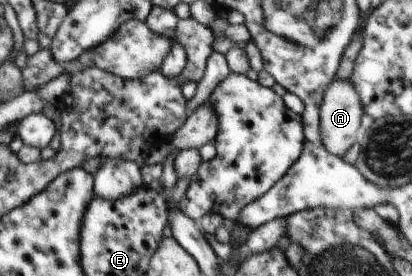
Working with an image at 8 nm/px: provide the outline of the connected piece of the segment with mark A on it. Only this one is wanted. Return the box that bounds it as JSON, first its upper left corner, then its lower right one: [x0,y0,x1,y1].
[319,79,363,157]

